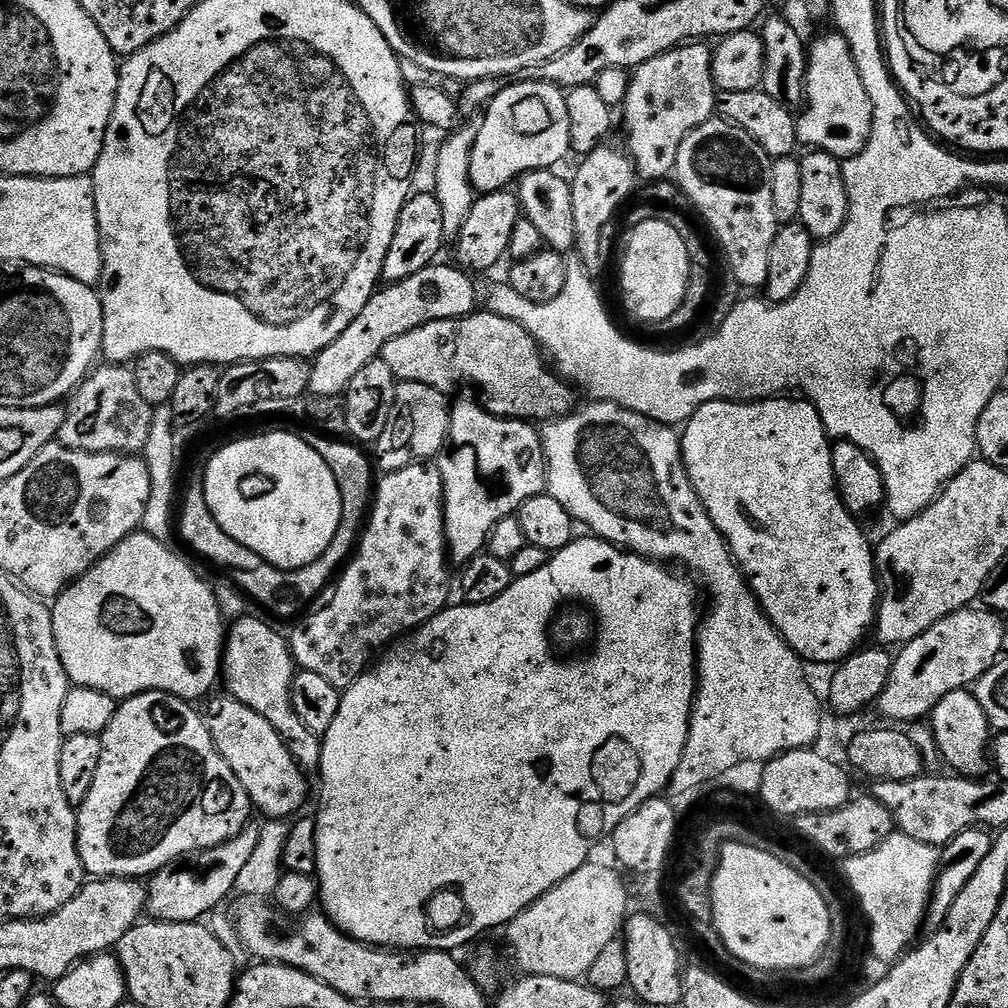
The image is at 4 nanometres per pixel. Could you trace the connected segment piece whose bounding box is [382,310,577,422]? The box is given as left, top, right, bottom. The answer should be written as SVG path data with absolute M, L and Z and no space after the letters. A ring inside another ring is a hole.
M477 310L456 320L430 322L406 334L398 334L398 338L386 342L382 358L400 382L422 382L422 386L430 386L445 394L452 394L459 384L473 384L480 391L478 399L485 410L504 420L551 422L577 407L573 385L553 371L527 328L517 320L507 320L487 310Z

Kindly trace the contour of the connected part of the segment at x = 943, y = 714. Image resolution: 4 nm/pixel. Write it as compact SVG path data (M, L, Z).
M971 691L951 692L938 702L930 717L932 736L936 740L938 756L949 764L957 776L984 778L990 772L990 745L994 739L994 729L986 718L986 710Z

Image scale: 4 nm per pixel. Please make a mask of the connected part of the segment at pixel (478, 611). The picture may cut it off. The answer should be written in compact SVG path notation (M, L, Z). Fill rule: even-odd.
M588 538L592 540L573 539L561 552L555 553L542 566L542 570L534 570L534 574L526 574L513 579L512 584L494 602L485 604L461 603L460 608L445 607L443 612L437 614L433 620L428 620L421 628L403 637L399 642L393 643L379 657L375 666L369 667L349 688L343 689L338 706L338 718L334 718L333 724L328 732L323 733L320 749L322 758L318 775L320 775L320 813L314 816L316 821L316 874L315 877L320 886L319 903L322 905L323 915L327 916L341 932L345 932L354 940L362 944L370 944L378 948L389 950L411 950L414 952L451 952L455 953L456 948L468 944L471 940L479 938L483 932L491 928L503 929L522 910L526 910L542 894L554 890L558 882L570 878L574 870L578 870L583 864L589 863L592 847L600 839L607 837L642 802L659 797L660 792L668 783L673 783L674 777L679 773L680 763L686 750L688 731L692 721L692 703L696 701L696 678L698 665L696 663L696 633L702 619L701 613L696 613L696 588L697 585L679 576L676 572L667 572L663 563L648 560L645 556L635 555L615 544L599 538Z

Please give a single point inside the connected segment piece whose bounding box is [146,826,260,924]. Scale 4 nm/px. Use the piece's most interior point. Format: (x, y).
(184, 891)

